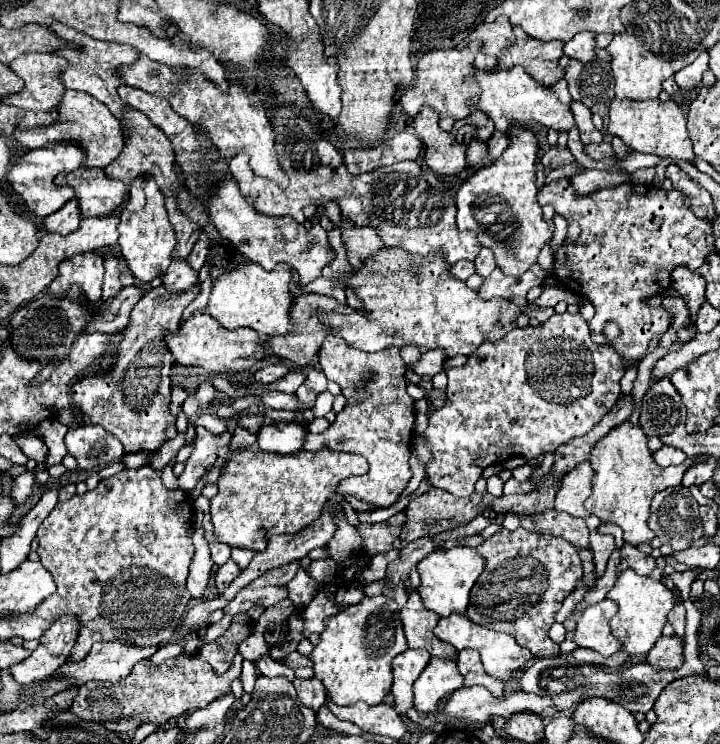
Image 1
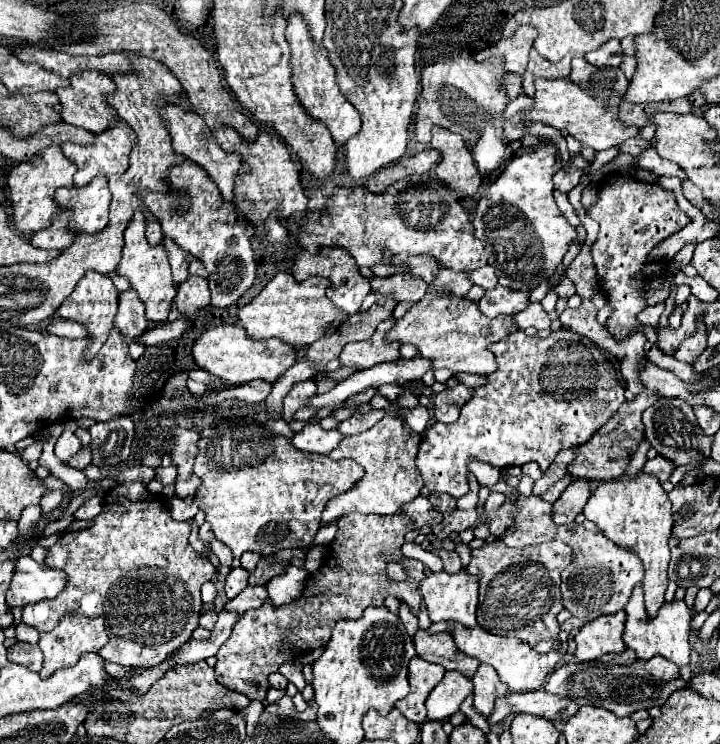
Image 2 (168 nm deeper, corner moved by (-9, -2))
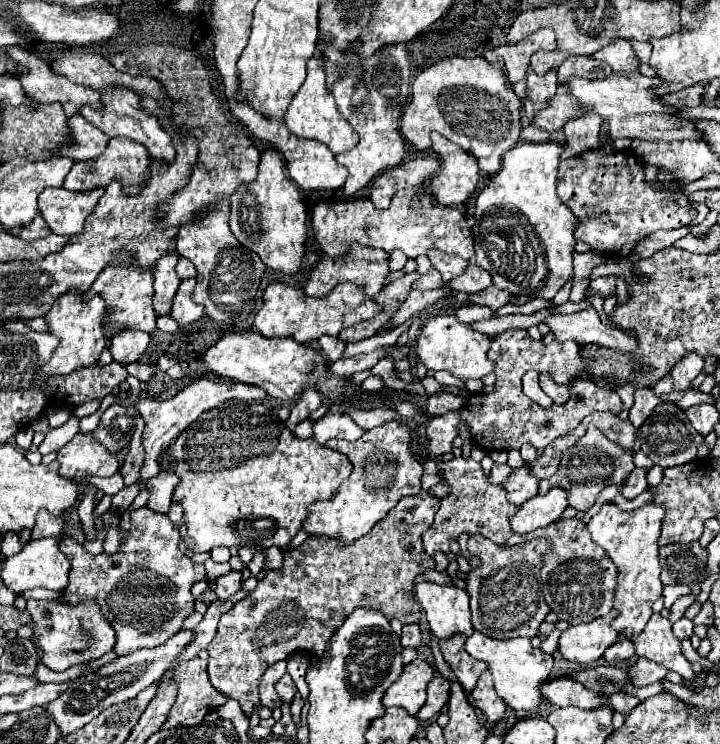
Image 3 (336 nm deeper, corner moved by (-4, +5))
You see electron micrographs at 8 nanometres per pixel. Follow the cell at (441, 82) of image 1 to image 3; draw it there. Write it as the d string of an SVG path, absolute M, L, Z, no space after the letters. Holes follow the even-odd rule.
M454 57L454 59L442 59L434 63L432 67L424 69L412 85L412 99L406 105L404 117L402 117L402 135L422 153L430 149L430 133L438 131L442 137L448 141L460 145L466 149L470 155L478 159L480 173L482 175L496 175L498 169L502 167L502 155L510 149L514 149L520 143L520 109L524 107L522 99L514 93L512 83L508 81L504 73L502 63L488 63L482 57L474 59L464 59L464 57Z

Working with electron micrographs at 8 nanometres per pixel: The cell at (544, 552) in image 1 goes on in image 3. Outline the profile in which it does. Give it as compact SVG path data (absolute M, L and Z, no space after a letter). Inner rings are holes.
M470 537L468 551L478 555L482 567L468 573L472 627L492 639L534 637L550 613L540 589L540 557L548 549L546 539L534 539L514 547L500 547L484 537Z

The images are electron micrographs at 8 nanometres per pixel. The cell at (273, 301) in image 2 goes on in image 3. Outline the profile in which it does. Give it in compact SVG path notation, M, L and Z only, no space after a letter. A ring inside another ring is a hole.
M270 283L264 291L264 305L254 317L254 327L268 339L294 337L298 343L314 343L322 335L338 335L342 329L366 321L380 311L382 307L374 299L368 299L354 283L342 283L334 287L324 299L310 297L302 289L294 289L284 283Z

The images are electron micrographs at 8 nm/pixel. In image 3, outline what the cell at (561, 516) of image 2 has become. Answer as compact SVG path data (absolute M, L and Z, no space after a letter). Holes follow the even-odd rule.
M552 487L546 495L536 495L520 505L520 509L510 517L510 527L514 533L530 533L538 527L548 527L562 515L566 507L566 491Z

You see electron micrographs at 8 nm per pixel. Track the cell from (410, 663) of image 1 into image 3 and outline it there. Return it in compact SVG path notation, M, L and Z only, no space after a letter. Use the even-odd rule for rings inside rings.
M416 659L404 667L400 679L390 685L382 697L384 707L402 707L410 715L416 715L426 701L426 685L434 677L434 669L424 659Z

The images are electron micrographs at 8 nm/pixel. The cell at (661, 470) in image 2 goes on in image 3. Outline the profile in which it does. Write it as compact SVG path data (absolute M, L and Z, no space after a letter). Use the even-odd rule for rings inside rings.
M634 469L628 479L624 481L622 489L620 489L620 495L626 497L626 499L634 499L636 495L640 495L642 491L646 491L648 483L646 483L646 469Z

